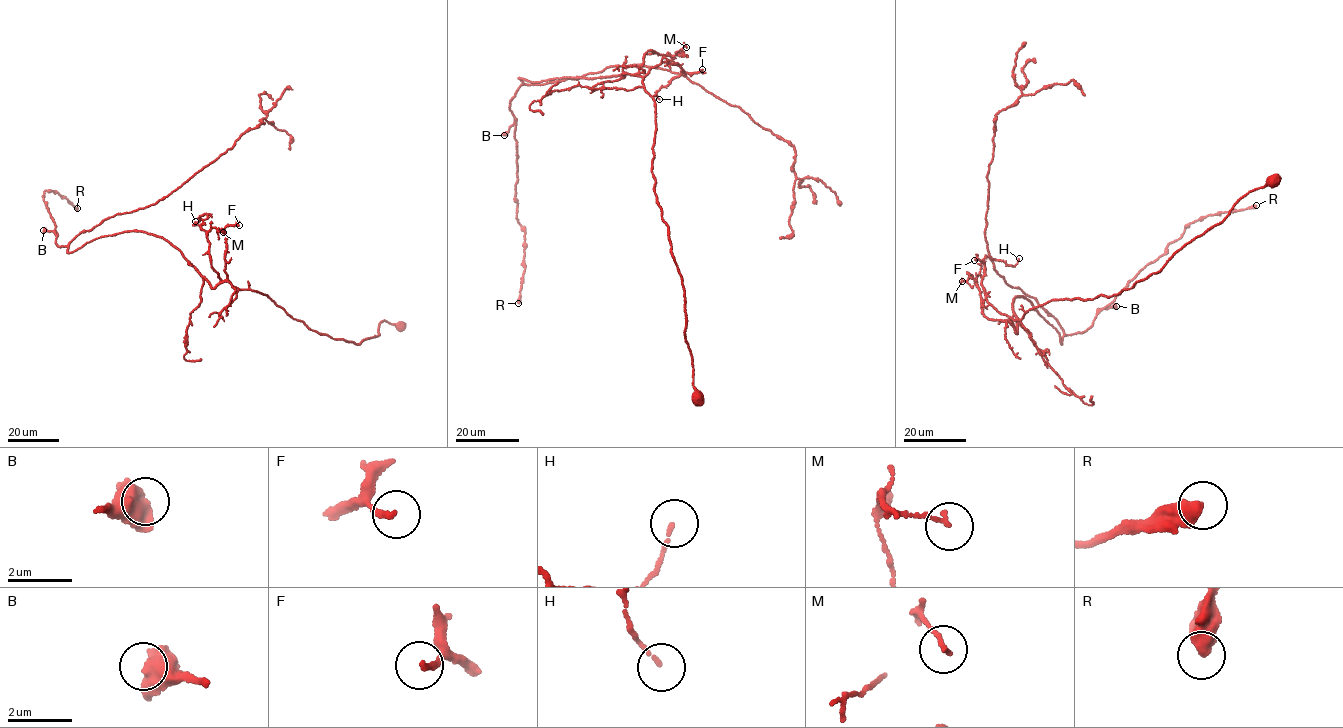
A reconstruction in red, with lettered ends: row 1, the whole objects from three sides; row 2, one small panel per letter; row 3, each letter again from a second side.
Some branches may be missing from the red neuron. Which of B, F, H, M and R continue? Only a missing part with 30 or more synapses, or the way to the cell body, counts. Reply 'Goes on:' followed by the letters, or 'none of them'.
Goes on: none of them

